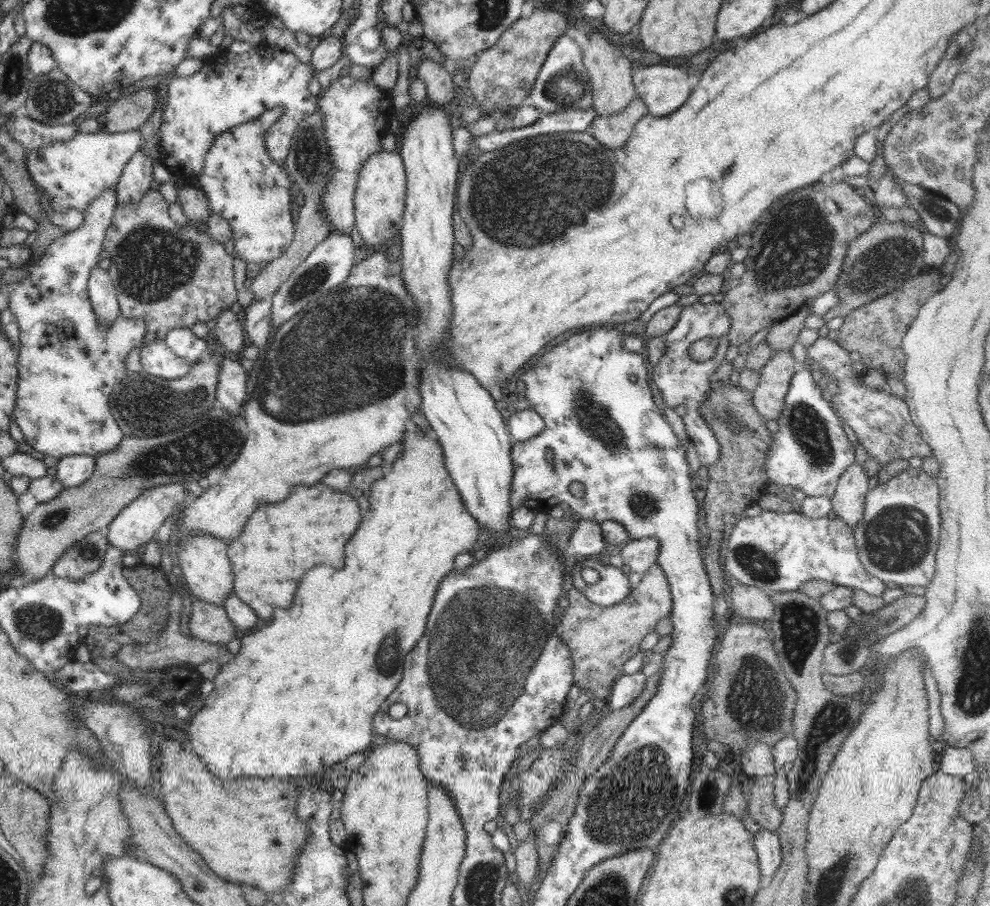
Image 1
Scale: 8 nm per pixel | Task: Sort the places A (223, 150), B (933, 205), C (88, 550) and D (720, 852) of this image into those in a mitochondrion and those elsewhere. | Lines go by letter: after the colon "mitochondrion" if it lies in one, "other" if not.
A: other
B: mitochondrion
C: mitochondrion
D: other

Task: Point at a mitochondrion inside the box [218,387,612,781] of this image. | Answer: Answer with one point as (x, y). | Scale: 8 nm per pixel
(488, 641)

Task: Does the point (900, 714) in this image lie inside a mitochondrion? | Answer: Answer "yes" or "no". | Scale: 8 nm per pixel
no

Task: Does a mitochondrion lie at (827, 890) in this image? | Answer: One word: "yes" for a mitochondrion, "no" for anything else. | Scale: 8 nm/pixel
yes

